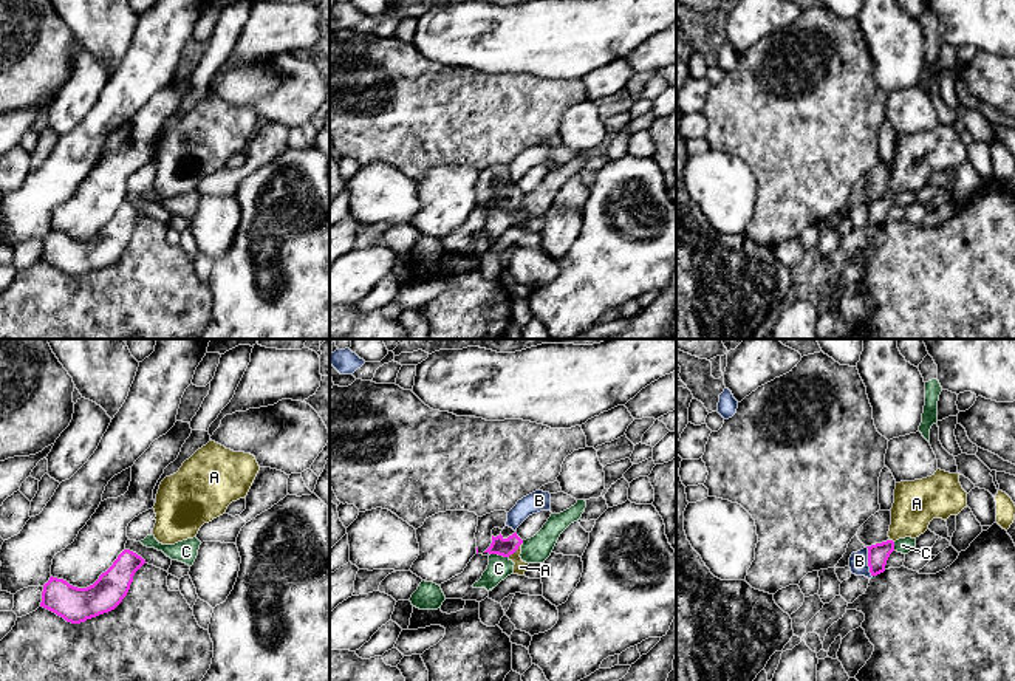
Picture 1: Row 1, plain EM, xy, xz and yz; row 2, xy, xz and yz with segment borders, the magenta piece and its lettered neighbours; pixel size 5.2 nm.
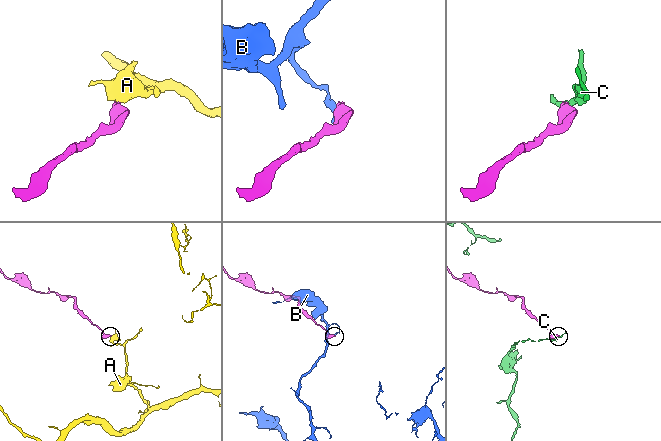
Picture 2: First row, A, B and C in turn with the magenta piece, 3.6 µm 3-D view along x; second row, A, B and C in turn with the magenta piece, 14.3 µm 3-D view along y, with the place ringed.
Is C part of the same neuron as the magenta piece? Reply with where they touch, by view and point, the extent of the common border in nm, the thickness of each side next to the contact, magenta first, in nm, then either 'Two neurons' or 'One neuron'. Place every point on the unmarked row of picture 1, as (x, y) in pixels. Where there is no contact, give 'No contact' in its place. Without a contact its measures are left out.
Touches magenta at xz (500, 208). Shared border 100 nm. Thickness 100 nm (magenta) against 120 nm. Two neurons

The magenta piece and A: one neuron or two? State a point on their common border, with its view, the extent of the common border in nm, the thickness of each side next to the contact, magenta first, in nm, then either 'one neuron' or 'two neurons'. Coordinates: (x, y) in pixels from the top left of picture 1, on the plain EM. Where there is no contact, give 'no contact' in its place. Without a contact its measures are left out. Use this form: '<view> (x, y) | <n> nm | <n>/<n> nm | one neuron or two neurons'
xz (516, 203) | 110 nm | 100/70 nm | one neuron

